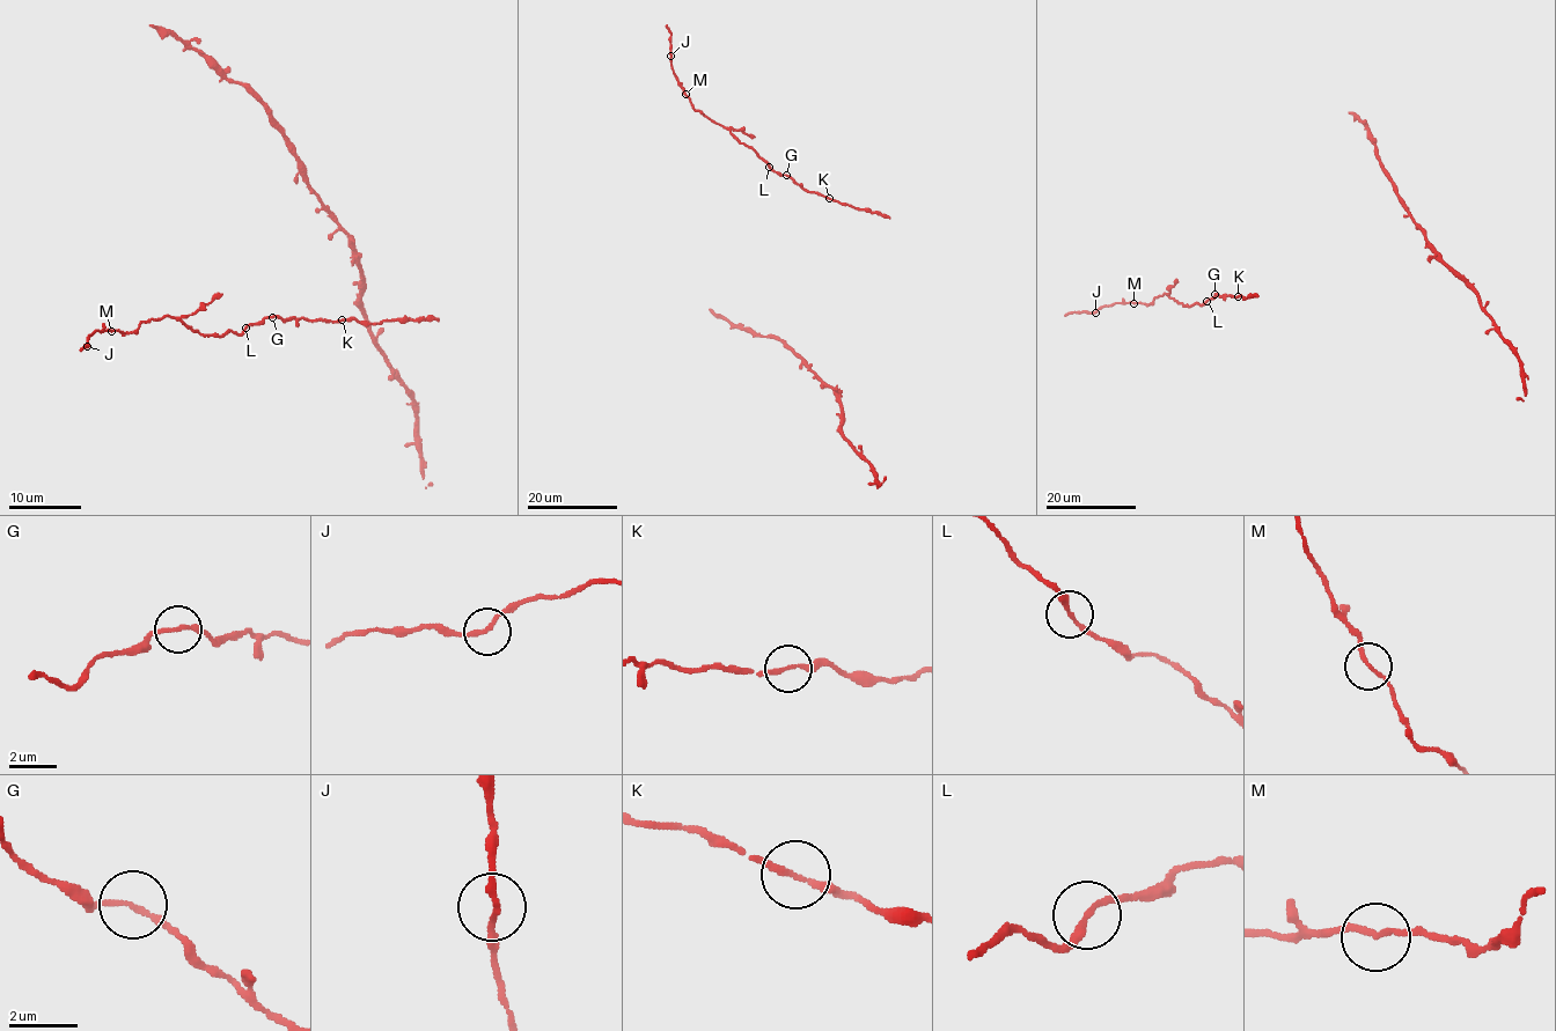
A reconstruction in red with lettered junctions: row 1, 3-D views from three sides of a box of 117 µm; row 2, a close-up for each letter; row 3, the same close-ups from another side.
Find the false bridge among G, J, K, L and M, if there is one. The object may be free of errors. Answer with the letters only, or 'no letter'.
no letter

